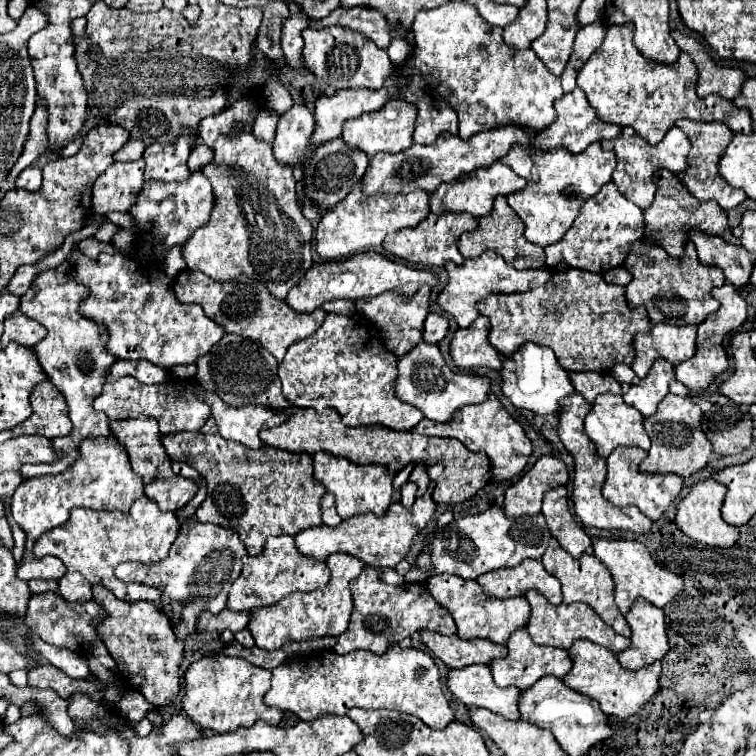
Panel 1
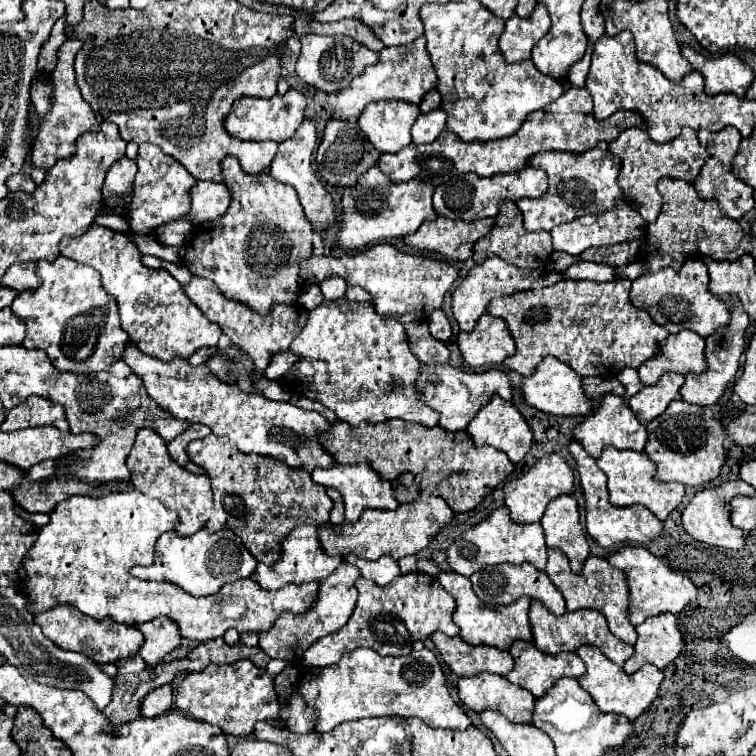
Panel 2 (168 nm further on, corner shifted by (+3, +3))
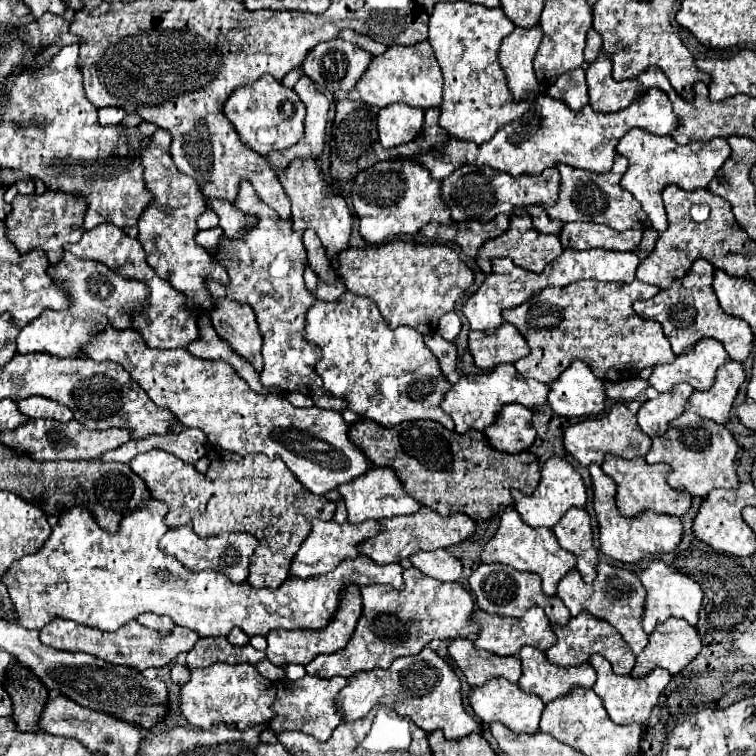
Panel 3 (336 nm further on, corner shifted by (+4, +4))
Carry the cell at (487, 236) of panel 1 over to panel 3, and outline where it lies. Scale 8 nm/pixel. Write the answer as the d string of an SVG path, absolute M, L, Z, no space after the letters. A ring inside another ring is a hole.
M518 208L518 210L512 210L512 220L510 220L508 230L504 234L500 234L498 238L486 240L480 246L478 256L476 256L476 264L484 274L490 274L492 272L492 266L490 266L492 258L512 258L516 266L522 266L532 272L542 272L544 266L548 266L560 254L562 254L562 246L560 246L558 236L556 234L542 234L542 232L534 230L530 214L524 208Z

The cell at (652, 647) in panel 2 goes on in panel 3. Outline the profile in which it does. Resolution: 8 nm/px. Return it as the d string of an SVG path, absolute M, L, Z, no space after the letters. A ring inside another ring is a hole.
M670 618L662 622L662 626L656 626L656 630L648 636L646 648L636 656L632 676L638 678L654 668L664 668L670 674L678 674L696 658L700 648L702 642L696 628L678 618Z

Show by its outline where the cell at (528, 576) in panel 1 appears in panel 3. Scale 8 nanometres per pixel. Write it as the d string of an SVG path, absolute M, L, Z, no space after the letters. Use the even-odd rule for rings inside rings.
M480 564L472 572L468 582L476 596L478 608L484 612L502 614L502 616L522 616L530 606L540 606L546 612L548 620L554 624L564 626L570 620L570 612L560 602L560 598L544 594L542 580L538 578L538 574L534 576L530 572L520 572L520 570L514 570L512 566L504 566L504 564Z

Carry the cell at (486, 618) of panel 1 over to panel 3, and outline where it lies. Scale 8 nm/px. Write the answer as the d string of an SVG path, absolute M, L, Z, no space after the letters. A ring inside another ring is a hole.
M532 606L524 616L520 618L512 618L512 616L498 616L498 614L488 614L488 612L482 612L482 610L476 610L472 614L472 620L474 624L480 626L480 632L478 632L478 638L474 640L474 646L478 650L488 650L488 652L494 652L494 654L500 654L500 656L510 656L510 654L518 654L518 650L522 646L534 646L538 650L546 650L550 648L556 638L554 638L554 632L550 630L550 622L544 614L542 608L538 606Z

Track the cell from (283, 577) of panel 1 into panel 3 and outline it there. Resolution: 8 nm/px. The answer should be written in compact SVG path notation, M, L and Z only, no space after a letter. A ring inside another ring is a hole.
M314 520L312 522L312 530L310 534L306 536L306 540L302 542L298 554L294 556L292 564L290 564L290 576L296 576L296 578L310 578L310 576L320 576L320 574L326 574L330 570L334 570L334 566L344 560L344 558L356 558L358 556L358 550L356 546L360 542L364 542L366 538L378 534L378 530L382 530L380 522L374 522L374 520L366 520L362 524L350 524L350 522L344 522L344 524L338 524L334 520L330 522L324 522L324 520Z

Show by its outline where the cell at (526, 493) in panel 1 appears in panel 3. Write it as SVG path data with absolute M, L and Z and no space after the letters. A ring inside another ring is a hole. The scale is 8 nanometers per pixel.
M552 456L542 466L542 478L540 478L536 490L532 494L512 490L512 500L514 500L514 508L518 510L520 518L528 526L552 528L564 516L564 512L568 508L586 504L586 488L584 488L582 476L576 472L576 468L570 462L566 462L566 460L558 458L558 456Z

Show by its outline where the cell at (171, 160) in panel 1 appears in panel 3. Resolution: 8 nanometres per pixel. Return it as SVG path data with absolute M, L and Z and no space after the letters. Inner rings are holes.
M156 130L150 138L150 146L142 148L142 166L144 166L144 182L152 194L150 206L142 212L138 220L138 242L146 250L148 266L162 278L168 280L176 290L186 294L188 306L196 316L196 306L210 312L212 310L212 296L204 288L204 280L212 278L216 282L228 282L226 268L212 260L202 246L194 242L196 218L206 210L202 192L194 178L182 174L170 156L170 134L166 130Z

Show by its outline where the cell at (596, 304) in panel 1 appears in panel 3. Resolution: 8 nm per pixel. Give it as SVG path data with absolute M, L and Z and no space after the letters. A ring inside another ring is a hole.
M580 280L566 288L546 288L542 294L534 294L530 302L502 314L502 320L516 326L530 346L530 354L514 362L514 368L524 378L548 384L556 380L572 360L582 360L596 378L622 382L638 376L646 366L674 362L676 354L672 352L662 326L654 320L640 318L632 310L634 300L648 300L656 296L658 290L658 286L640 280L630 284Z

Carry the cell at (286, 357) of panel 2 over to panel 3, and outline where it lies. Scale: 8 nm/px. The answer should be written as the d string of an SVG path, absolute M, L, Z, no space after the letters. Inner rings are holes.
M242 182L242 190L238 192L238 202L234 202L234 206L246 216L256 218L256 222L244 232L242 238L222 236L218 248L208 252L214 254L214 260L222 262L230 274L230 286L218 286L218 282L210 282L210 294L214 294L214 298L226 296L240 304L248 304L256 312L258 326L264 336L264 370L260 374L262 386L280 386L284 392L302 392L308 394L320 408L338 412L344 410L346 402L332 400L322 388L322 378L318 378L314 372L314 366L320 360L318 346L304 340L306 312L316 298L306 290L302 278L306 268L306 248L302 244L302 234L292 230L292 218L278 218L270 206L262 206L250 182Z

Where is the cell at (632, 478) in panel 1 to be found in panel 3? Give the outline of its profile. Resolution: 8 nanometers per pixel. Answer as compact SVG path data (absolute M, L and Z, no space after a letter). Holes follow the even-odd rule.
M608 454L602 470L616 482L616 506L624 516L634 516L642 510L654 510L658 514L670 514L670 516L682 516L690 508L690 496L684 494L684 490L674 490L666 484L668 466L666 464L646 464L644 458L618 458Z

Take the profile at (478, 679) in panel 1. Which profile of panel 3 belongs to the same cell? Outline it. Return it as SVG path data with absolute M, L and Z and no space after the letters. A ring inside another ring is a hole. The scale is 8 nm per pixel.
M492 678L482 686L474 686L470 690L468 700L470 700L474 714L486 724L498 720L516 734L536 734L538 732L538 722L540 722L540 714L544 710L544 702L534 694L522 692L518 688L518 684L506 682L504 678Z

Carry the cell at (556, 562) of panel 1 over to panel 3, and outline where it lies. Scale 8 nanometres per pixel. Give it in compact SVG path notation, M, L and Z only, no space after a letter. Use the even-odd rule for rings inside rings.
M600 562L596 566L596 580L594 584L586 584L578 570L570 570L570 574L566 574L560 582L558 582L558 592L556 592L564 606L570 610L572 616L578 616L582 610L590 612L592 616L606 620L608 624L612 624L622 638L626 640L626 644L630 646L630 650L634 654L640 654L644 650L644 646L648 644L648 634L642 630L642 608L644 608L644 598L646 598L646 590L642 588L638 576L626 568L620 566L612 566L608 562Z

